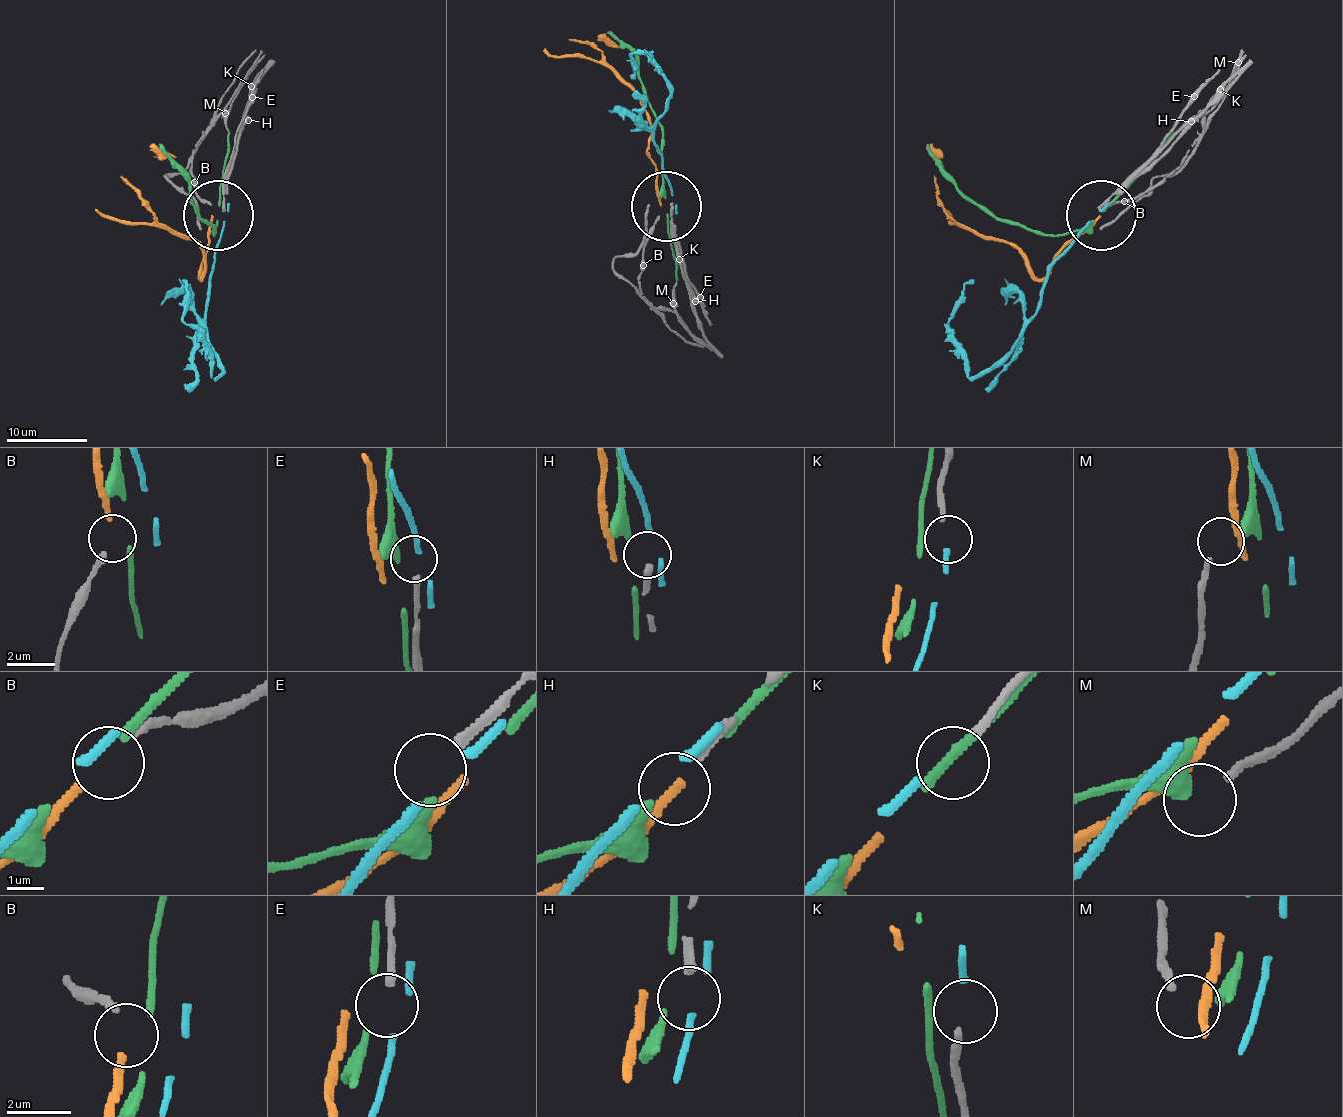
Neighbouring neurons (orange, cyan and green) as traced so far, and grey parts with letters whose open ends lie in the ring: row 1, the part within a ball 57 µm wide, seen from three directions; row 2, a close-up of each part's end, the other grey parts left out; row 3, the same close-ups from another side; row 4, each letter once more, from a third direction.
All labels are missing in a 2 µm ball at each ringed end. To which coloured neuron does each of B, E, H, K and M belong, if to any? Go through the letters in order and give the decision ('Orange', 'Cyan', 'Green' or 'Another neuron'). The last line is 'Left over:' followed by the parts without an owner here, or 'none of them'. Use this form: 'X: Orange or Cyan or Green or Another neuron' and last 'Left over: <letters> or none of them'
B: Orange
E: Another neuron
H: Another neuron
K: Another neuron
M: Green
Left over: E, H, K

